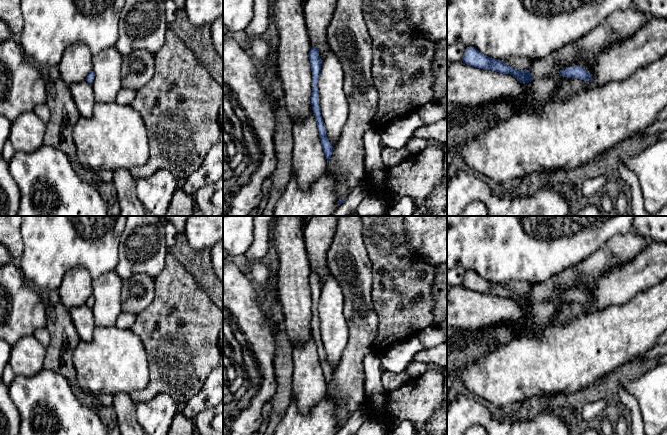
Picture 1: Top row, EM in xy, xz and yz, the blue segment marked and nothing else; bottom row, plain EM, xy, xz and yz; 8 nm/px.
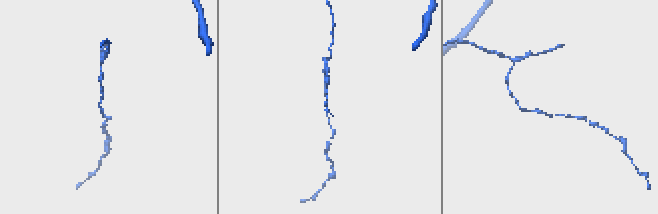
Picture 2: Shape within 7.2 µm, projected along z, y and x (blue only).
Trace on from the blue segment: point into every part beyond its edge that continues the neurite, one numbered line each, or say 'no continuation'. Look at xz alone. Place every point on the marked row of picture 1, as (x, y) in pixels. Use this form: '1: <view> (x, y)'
no continuation

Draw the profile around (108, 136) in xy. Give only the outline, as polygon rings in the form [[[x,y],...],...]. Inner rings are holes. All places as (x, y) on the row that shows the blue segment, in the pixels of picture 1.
[[[86,80],[69,86],[75,105],[81,115],[72,131],[77,161],[96,173],[102,170],[132,170],[144,165],[150,156],[147,129],[141,115],[130,105],[96,102],[92,84]]]

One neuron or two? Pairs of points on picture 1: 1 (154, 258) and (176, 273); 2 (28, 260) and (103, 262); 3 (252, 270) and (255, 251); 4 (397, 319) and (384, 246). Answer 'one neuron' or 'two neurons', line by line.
1: two neurons
2: one neuron
3: two neurons
4: one neuron

